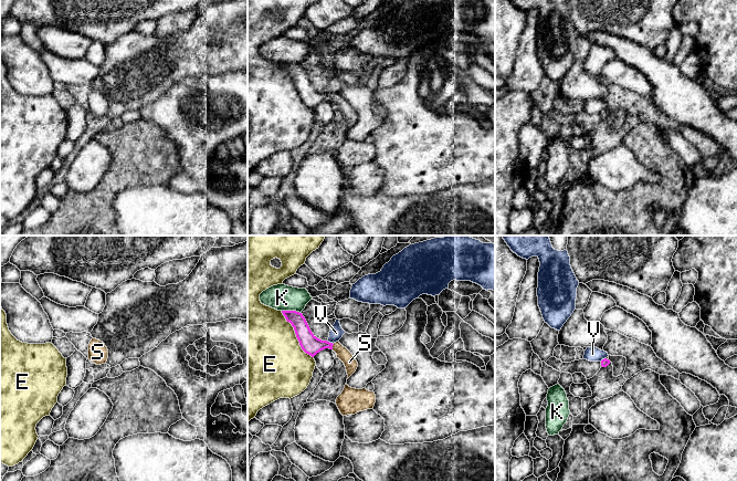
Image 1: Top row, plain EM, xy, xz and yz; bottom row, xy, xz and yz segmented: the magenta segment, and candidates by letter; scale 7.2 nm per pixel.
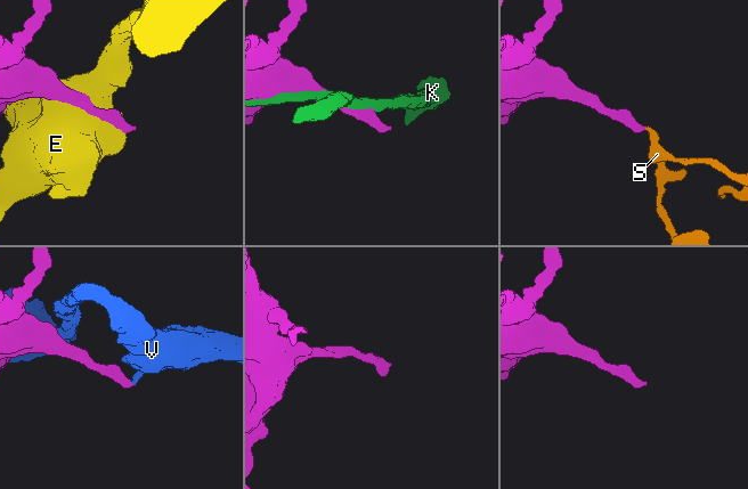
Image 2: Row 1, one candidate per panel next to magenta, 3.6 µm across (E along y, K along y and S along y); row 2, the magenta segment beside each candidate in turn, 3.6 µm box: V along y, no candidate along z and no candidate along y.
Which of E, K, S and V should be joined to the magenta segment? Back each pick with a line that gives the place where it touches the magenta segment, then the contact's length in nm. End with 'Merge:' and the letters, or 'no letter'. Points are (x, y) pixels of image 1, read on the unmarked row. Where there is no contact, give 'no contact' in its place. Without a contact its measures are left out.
S: xz (332, 98) | 40 nm
Merge: S

